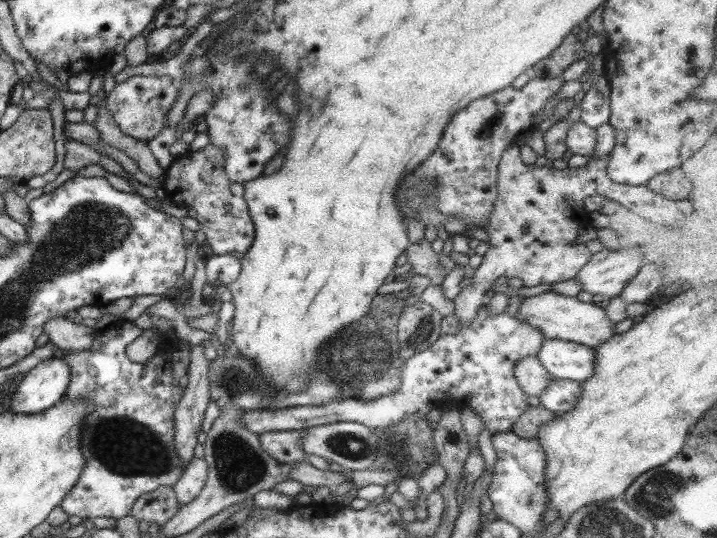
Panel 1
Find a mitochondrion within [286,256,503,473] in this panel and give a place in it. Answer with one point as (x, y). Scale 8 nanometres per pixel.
(354, 357)

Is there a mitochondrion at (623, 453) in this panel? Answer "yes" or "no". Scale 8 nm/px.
no

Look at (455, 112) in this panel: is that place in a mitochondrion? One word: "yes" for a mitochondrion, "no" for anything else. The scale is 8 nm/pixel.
no

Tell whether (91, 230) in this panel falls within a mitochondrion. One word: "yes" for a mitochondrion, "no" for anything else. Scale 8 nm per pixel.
yes

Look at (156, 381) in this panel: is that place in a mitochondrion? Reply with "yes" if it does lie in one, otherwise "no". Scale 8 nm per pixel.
no

